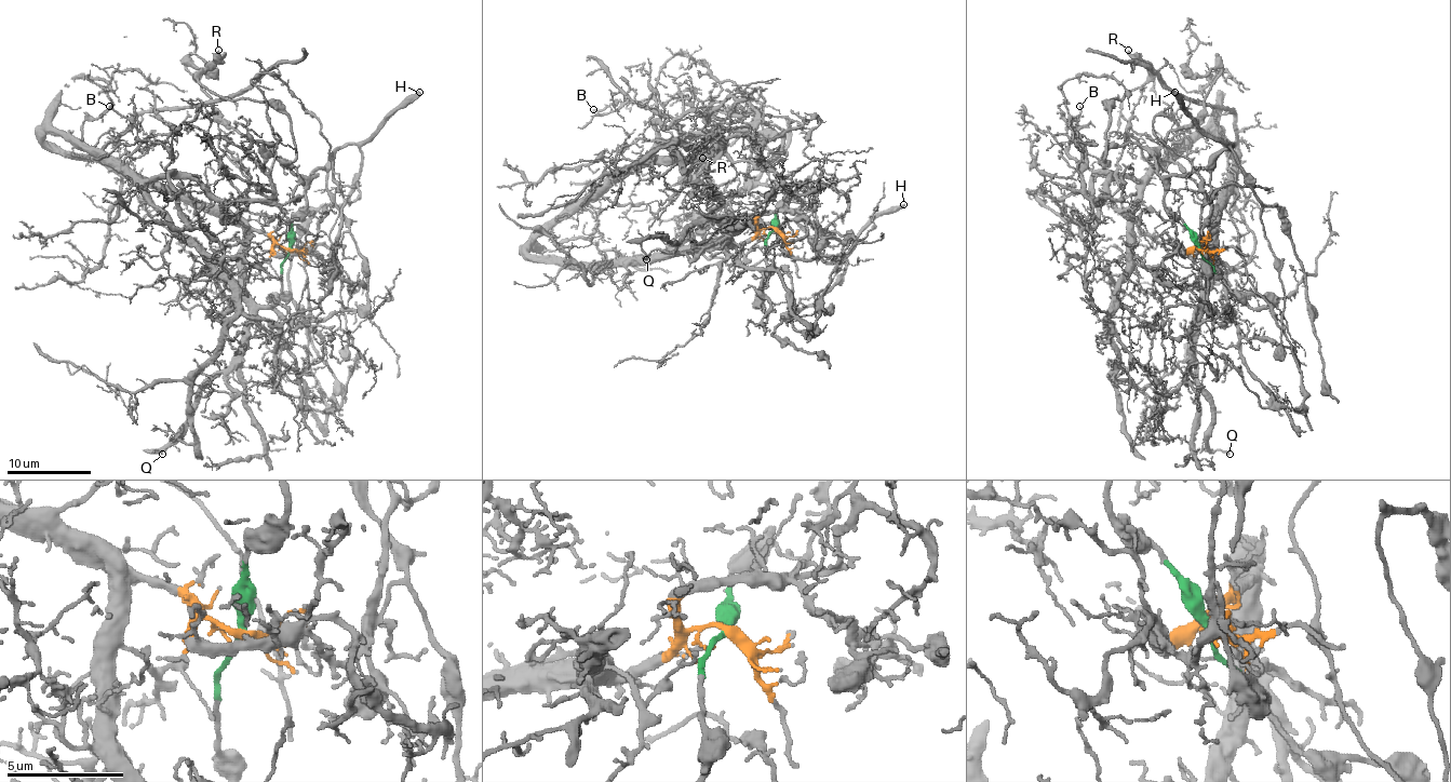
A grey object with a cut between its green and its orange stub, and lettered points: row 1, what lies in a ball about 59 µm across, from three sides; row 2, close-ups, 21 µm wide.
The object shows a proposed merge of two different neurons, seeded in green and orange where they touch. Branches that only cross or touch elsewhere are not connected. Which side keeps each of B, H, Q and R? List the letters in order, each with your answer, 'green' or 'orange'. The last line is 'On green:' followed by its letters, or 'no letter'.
B: orange
H: green
Q: orange
R: green
On green: H, R

